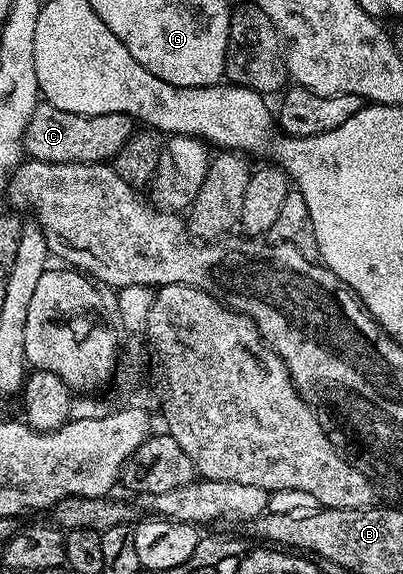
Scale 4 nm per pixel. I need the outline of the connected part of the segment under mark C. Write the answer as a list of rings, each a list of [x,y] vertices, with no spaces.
[[[41,104],[36,107],[36,111],[30,116],[30,122],[26,124],[26,132],[22,139],[22,150],[29,159],[38,162],[103,162],[107,163],[109,160],[115,159],[116,153],[125,146],[134,133],[133,119],[127,118],[124,114],[75,114],[74,112],[62,112],[62,108],[54,108],[47,104]]]

